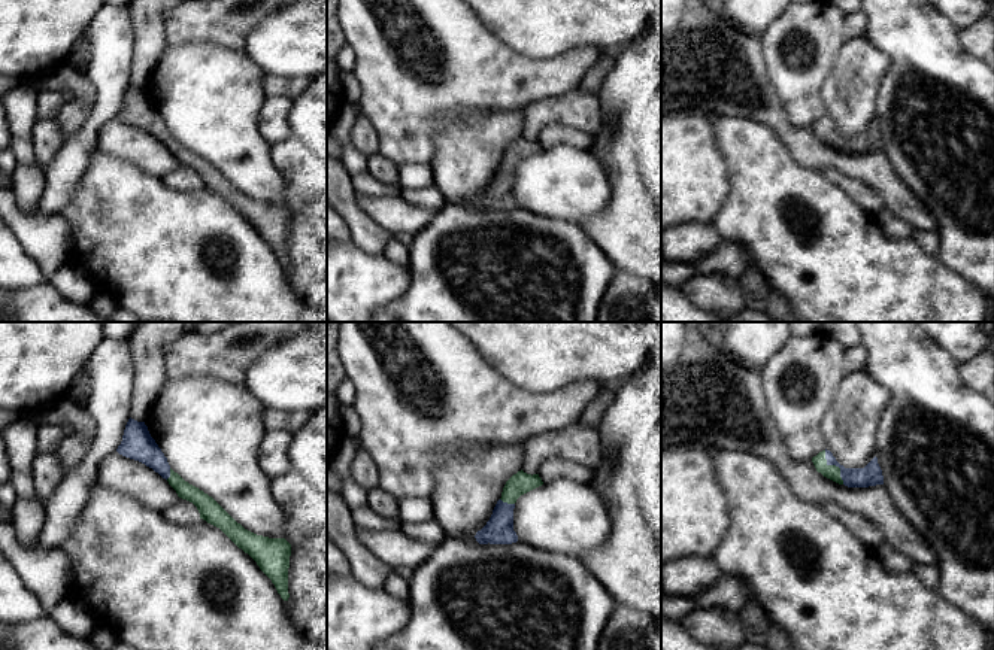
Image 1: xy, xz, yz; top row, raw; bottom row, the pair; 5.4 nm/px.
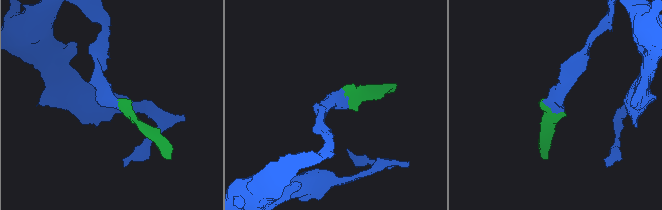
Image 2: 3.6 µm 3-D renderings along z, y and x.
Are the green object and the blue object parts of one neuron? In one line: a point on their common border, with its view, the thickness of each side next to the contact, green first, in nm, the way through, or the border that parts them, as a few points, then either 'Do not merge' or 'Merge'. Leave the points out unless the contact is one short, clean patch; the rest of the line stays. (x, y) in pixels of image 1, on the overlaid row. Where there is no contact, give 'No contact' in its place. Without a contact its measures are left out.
Touches green at yz (835, 465). Thickness 80 nm (green) against 110 nm. Path across: yz (830, 471), (835, 465), (845, 474), (870, 474). Merge

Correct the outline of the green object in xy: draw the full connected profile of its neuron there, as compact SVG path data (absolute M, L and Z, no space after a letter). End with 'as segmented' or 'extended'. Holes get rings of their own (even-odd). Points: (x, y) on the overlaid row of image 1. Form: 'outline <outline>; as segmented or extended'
outline M128 419L116 452L145 464L166 479L179 498L197 507L200 519L219 528L239 549L248 553L272 580L281 598L288 601L291 544L285 538L269 538L245 529L212 496L185 482L170 468L145 422Z; extended

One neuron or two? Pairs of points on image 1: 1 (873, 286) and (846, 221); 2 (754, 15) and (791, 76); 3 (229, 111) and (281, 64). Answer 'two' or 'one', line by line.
1: one
2: two
3: two

